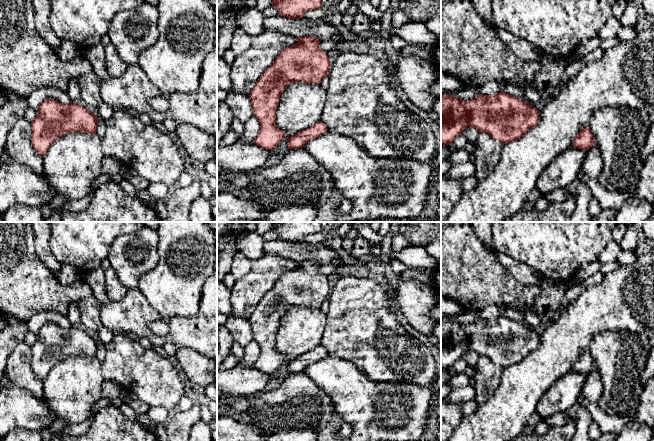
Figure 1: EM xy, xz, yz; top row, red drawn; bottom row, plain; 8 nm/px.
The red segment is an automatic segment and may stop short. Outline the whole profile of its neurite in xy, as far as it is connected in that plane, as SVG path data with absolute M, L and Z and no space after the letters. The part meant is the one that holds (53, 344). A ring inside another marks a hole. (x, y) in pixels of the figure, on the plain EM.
M47 323L40 329L31 348L33 372L43 380L58 362L67 357L96 358L98 343L97 339L76 326L61 328Z

